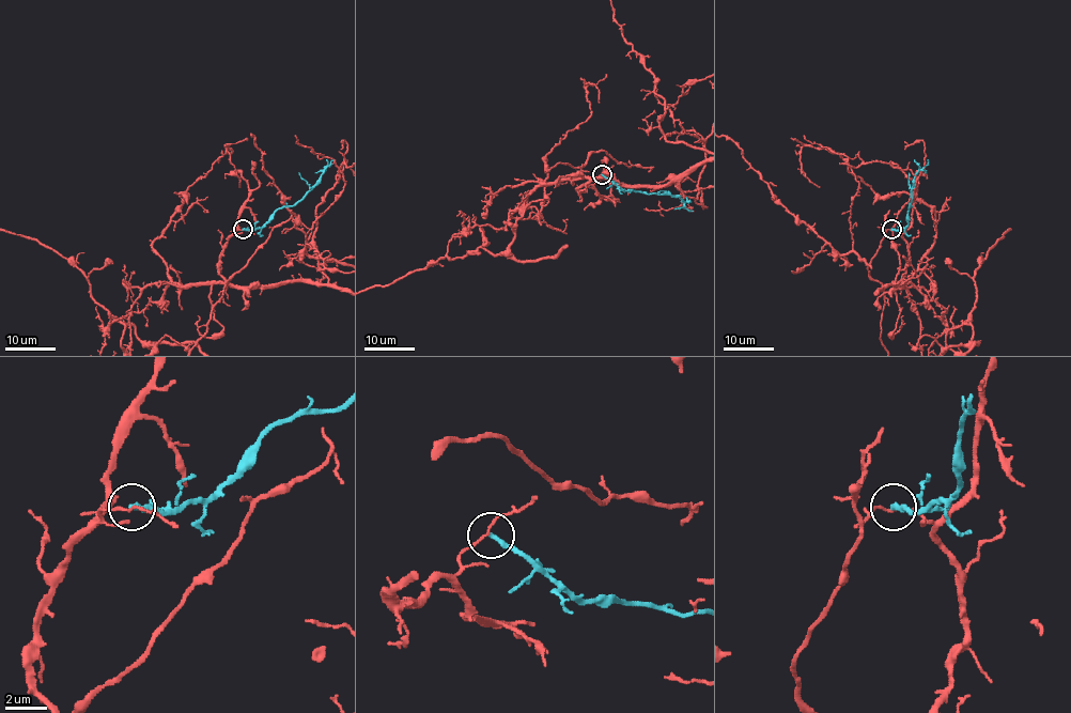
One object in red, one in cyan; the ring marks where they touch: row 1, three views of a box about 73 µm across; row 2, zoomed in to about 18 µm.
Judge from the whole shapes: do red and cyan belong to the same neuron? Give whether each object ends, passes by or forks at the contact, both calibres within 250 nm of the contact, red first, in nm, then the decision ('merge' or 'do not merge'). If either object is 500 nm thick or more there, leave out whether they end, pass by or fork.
red passes by; cyan ends; calibres 110 and 260 nm; do not merge

